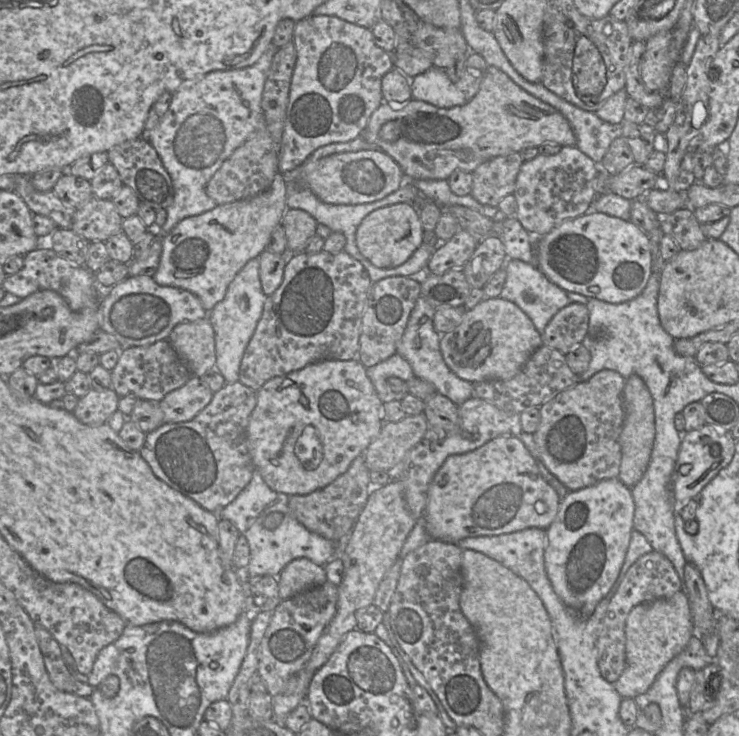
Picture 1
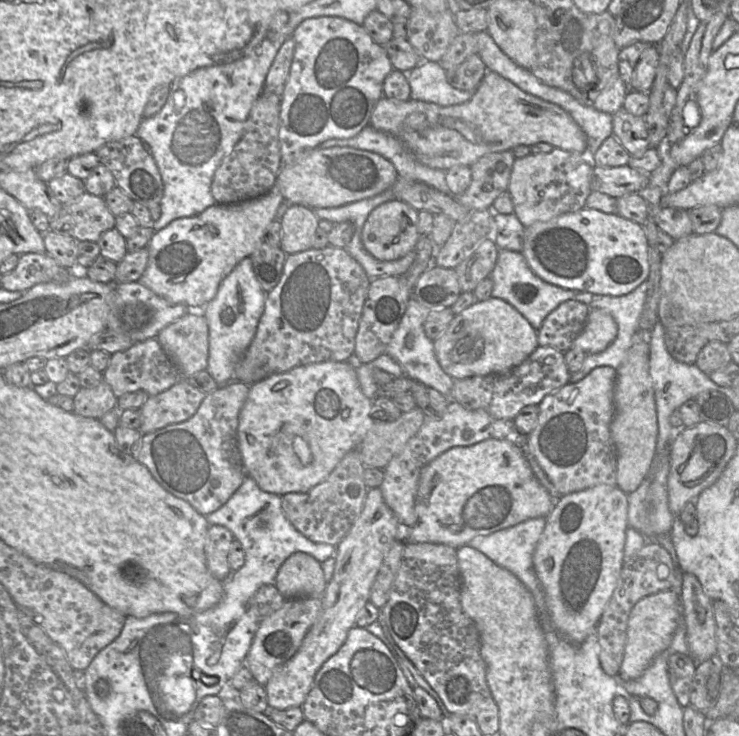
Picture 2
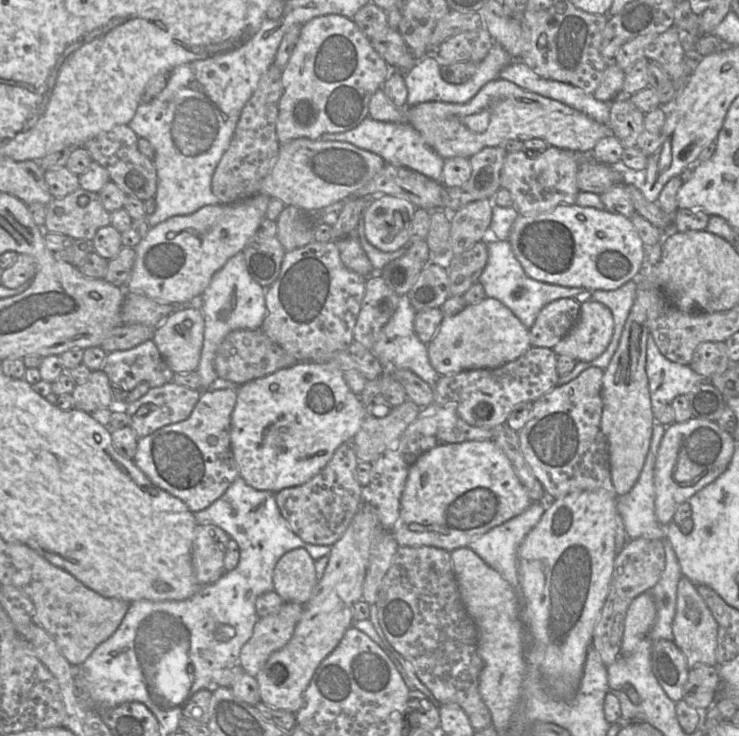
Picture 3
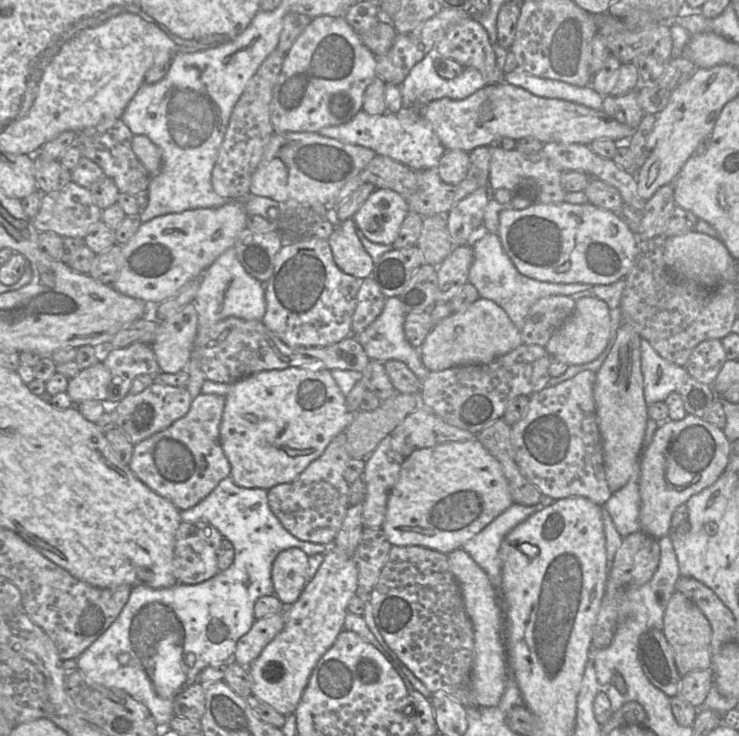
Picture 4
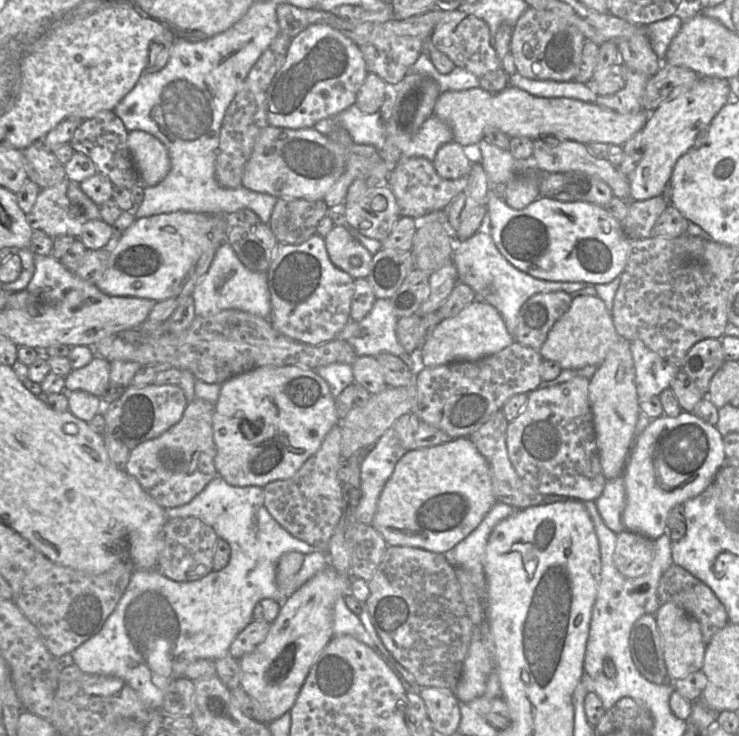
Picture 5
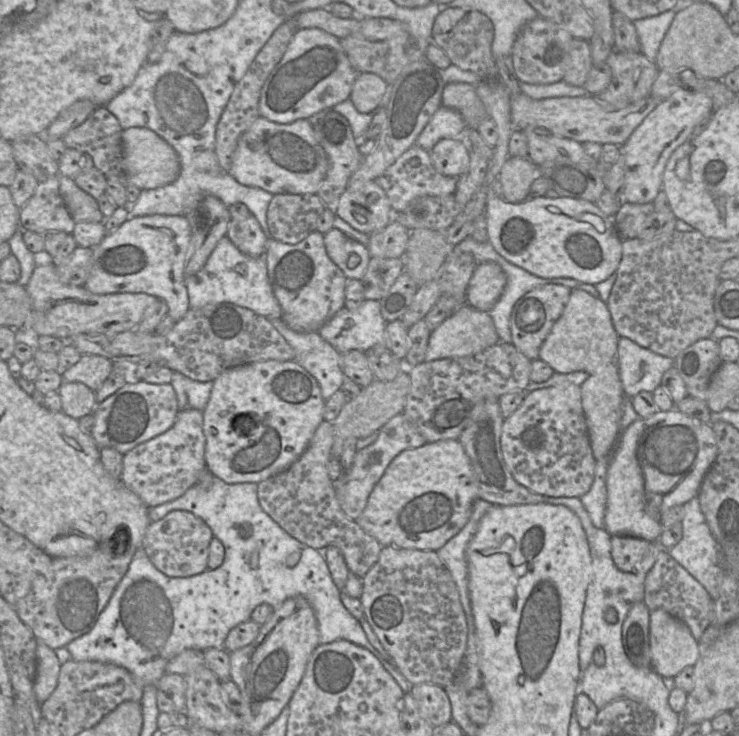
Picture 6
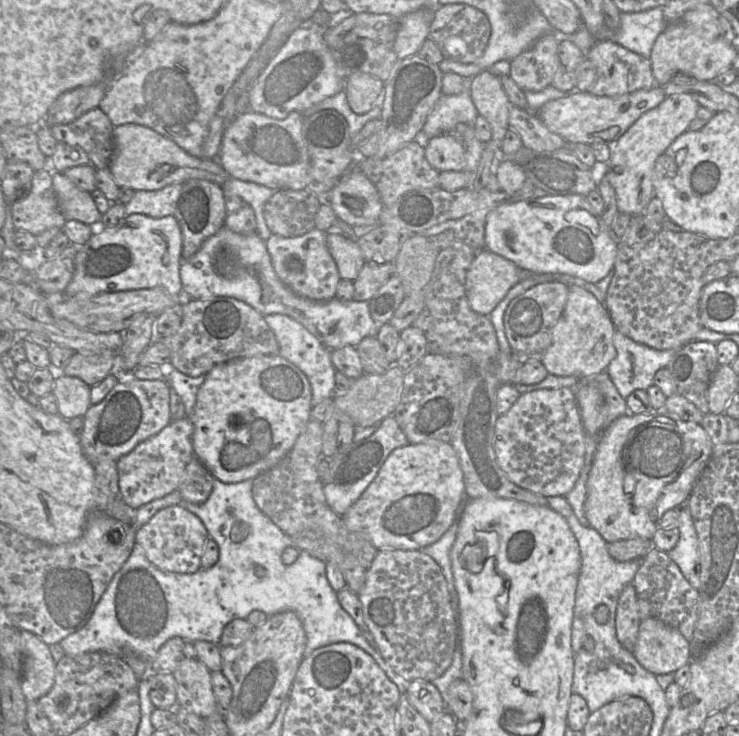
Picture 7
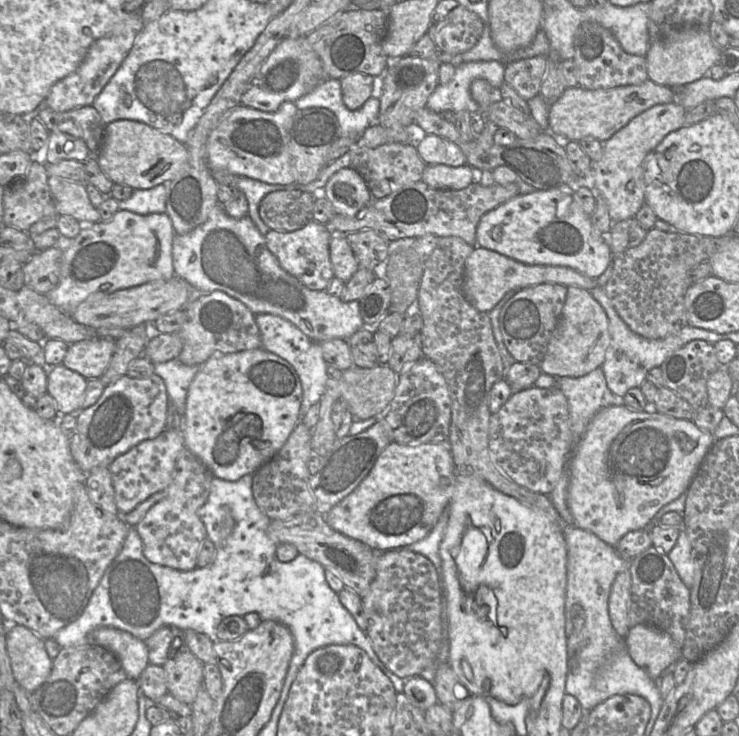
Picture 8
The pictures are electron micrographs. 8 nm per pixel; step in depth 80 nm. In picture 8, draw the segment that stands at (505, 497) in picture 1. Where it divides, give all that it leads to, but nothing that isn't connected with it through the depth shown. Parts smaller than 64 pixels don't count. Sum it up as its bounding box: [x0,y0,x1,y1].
[325,442,456,552]

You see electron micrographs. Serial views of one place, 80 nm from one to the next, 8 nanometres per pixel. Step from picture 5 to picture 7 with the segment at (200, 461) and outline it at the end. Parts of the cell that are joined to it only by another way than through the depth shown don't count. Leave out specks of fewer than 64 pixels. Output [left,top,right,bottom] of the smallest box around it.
[117,417,195,509]

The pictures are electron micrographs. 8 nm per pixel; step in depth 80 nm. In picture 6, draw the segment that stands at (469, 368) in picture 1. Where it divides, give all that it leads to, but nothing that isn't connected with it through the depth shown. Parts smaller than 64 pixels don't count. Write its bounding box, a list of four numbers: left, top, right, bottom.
[424,303,499,361]

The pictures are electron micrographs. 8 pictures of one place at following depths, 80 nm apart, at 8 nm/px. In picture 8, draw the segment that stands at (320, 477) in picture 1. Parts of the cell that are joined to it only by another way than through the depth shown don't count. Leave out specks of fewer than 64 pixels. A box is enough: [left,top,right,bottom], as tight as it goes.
[182,348,302,481]

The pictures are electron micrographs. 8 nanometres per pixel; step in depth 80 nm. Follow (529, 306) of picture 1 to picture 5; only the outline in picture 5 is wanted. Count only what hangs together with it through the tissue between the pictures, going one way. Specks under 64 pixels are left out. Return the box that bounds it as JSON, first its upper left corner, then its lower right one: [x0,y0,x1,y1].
[452,232,596,337]

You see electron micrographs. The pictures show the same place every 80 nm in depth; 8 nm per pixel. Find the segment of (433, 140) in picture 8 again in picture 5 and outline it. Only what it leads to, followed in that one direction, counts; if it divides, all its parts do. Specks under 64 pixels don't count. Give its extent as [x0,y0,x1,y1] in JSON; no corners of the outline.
[432,141,473,180]

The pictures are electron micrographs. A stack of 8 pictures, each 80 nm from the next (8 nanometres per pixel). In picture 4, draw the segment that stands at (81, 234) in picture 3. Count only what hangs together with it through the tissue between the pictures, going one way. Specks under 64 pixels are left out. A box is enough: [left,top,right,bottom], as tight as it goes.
[32,181,102,239]

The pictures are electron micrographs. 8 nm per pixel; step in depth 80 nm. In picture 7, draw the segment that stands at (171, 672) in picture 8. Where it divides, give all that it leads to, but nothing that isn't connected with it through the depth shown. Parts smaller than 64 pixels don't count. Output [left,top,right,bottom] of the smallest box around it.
[172,658,220,719]

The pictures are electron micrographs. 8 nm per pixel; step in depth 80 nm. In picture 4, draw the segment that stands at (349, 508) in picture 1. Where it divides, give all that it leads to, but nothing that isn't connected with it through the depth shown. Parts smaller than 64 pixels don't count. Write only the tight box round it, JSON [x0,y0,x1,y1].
[268,432,350,545]

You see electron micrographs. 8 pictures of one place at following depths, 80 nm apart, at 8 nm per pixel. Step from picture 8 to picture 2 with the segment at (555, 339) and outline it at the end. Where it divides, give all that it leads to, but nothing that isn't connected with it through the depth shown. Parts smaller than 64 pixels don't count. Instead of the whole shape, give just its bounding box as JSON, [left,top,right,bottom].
[571,309,617,353]

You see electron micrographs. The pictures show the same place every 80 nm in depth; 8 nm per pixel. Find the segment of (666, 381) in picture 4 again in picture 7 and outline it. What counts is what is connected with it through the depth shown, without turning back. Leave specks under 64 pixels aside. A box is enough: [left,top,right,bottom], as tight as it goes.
[606,327,679,398]

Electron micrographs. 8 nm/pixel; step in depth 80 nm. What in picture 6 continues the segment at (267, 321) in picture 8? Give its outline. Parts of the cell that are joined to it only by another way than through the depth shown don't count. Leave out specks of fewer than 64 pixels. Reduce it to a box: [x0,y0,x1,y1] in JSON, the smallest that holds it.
[266,317,345,401]

